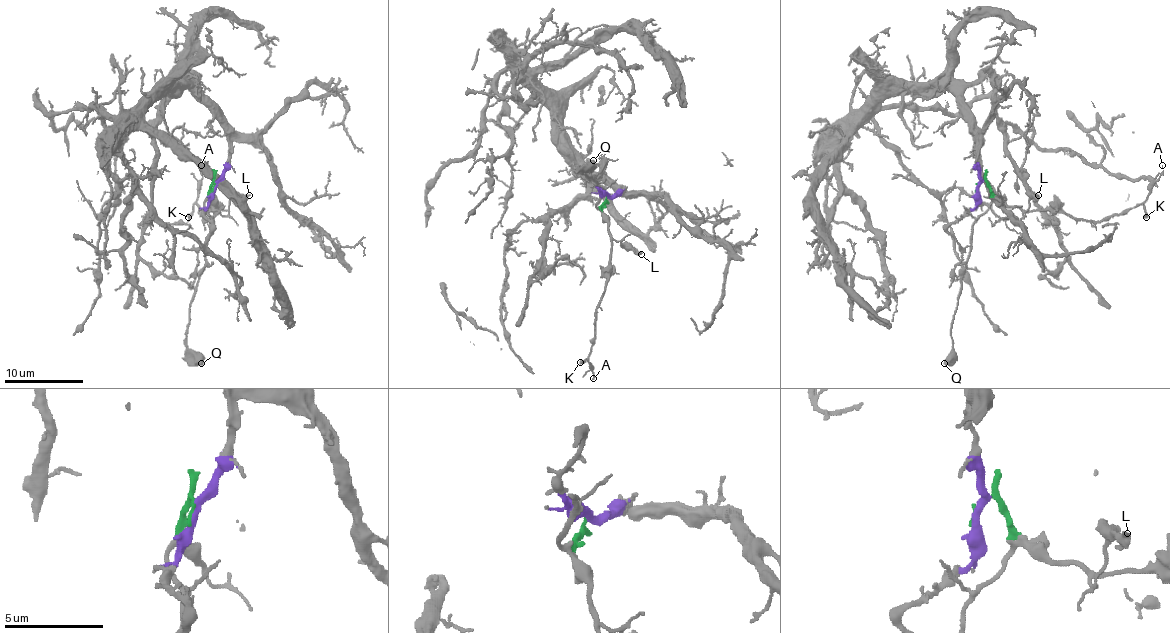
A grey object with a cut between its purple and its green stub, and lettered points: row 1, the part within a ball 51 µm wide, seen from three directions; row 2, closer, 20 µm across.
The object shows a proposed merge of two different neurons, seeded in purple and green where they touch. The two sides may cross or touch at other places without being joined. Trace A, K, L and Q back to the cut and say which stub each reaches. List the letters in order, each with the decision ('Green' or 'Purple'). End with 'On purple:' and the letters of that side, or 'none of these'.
A: Green
K: Green
L: Green
Q: Green
On purple: none of these

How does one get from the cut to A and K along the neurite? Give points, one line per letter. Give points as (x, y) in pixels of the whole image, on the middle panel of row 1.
A: (606, 193), (602, 217), (610, 225), (612, 270), (596, 309), (594, 341), (588, 357), (594, 378)
K: (606, 193), (602, 217), (610, 225), (612, 270), (596, 309), (594, 341), (588, 357), (580, 363)

